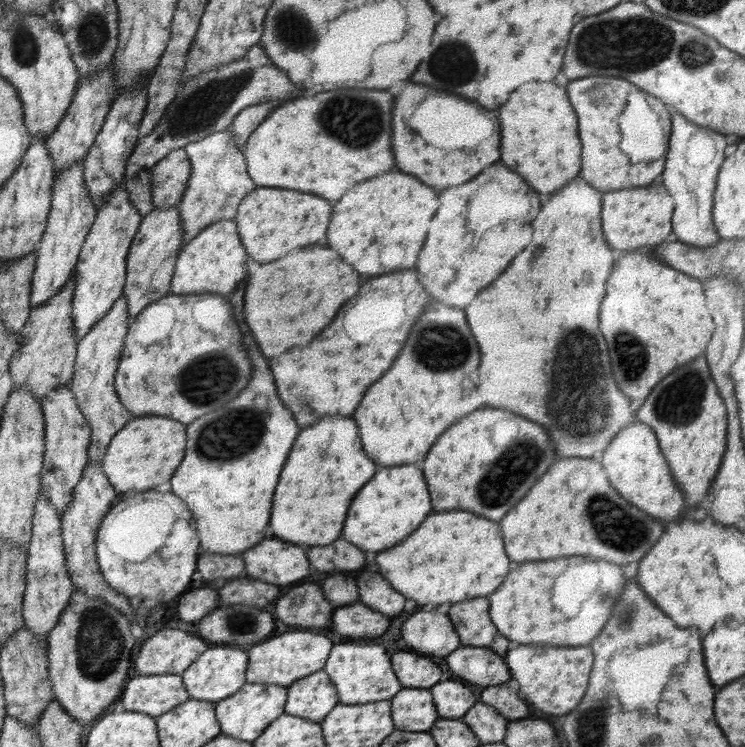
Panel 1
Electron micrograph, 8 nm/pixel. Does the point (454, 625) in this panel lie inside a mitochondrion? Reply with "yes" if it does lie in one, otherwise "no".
no

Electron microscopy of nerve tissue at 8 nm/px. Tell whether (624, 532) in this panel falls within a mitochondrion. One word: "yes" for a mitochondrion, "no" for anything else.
yes

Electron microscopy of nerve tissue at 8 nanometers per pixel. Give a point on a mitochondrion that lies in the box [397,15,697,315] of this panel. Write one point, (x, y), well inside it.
(440, 68)

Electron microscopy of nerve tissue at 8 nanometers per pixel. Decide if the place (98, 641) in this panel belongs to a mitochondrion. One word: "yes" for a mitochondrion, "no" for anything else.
yes

